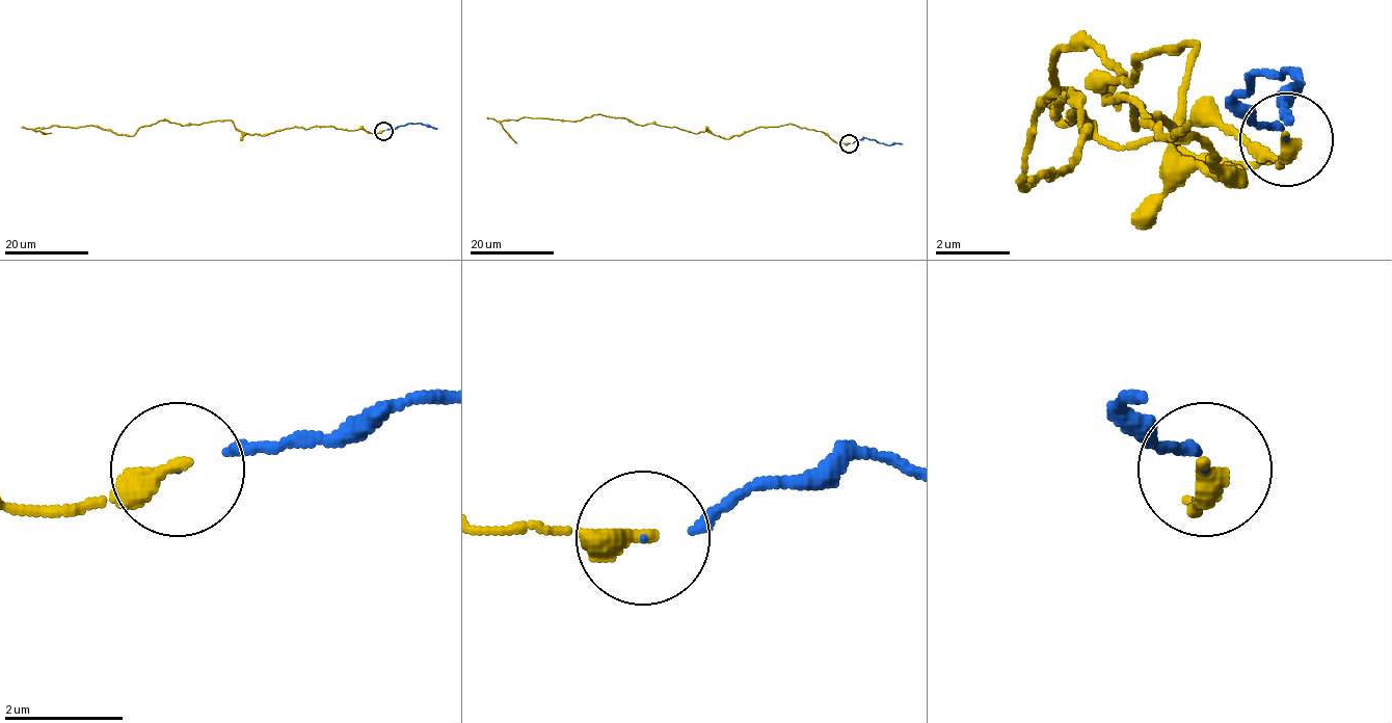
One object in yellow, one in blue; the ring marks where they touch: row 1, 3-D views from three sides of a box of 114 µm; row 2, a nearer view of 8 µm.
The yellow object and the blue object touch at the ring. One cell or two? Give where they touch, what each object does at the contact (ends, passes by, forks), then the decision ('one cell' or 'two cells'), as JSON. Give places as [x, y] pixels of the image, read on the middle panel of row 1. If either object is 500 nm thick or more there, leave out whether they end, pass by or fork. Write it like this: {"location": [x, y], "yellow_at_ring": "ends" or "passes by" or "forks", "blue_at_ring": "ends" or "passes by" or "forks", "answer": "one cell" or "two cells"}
{"location": [849, 143], "yellow_at_ring": "ends", "blue_at_ring": "ends", "answer": "one cell"}

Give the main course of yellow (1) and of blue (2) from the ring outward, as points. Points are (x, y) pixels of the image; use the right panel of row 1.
1: (1288, 141), (1101, 104), (1213, 179), (1195, 48), (1101, 95), (1064, 48), (1026, 188), (1073, 95), (1279, 160)
2: (1288, 141), (1232, 95), (1288, 76), (1297, 85), (1279, 104), (1288, 123)

